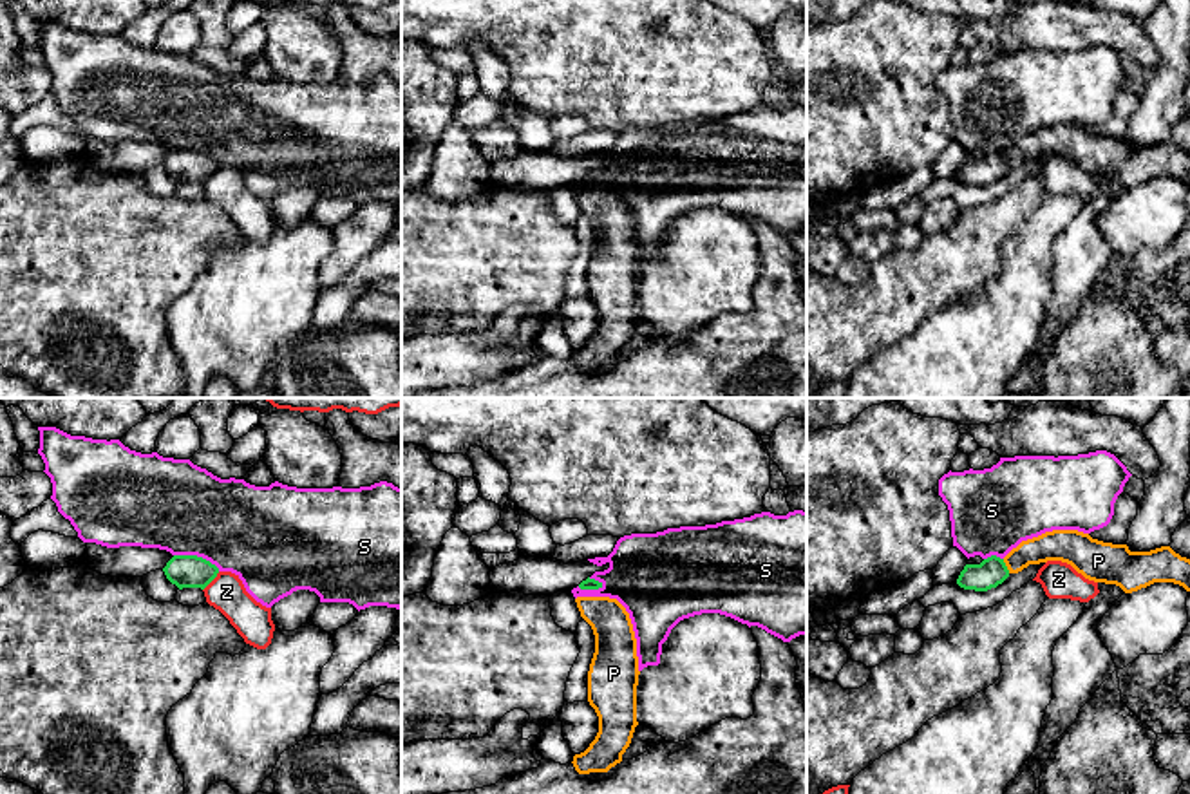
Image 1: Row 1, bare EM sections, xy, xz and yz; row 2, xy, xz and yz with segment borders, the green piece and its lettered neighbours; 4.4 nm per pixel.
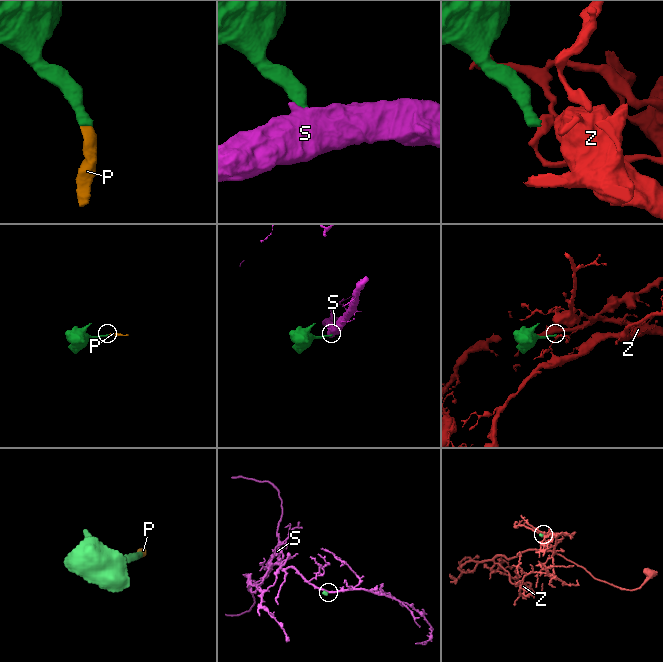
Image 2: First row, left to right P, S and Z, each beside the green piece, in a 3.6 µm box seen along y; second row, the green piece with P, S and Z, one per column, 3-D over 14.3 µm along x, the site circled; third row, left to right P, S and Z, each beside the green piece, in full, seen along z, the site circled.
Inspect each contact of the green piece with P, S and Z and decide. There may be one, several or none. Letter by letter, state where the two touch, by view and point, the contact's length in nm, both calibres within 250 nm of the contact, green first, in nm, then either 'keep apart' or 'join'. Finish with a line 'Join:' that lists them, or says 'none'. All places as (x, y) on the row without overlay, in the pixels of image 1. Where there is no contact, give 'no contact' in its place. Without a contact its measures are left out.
P: yz (1006, 161) | 70 nm | 130/140 nm | join
S: xy (196, 151) | 220 nm | 140/400 nm | keep apart
Z: xy (212, 174) | 120 nm | 140/160 nm | keep apart
Join: P

